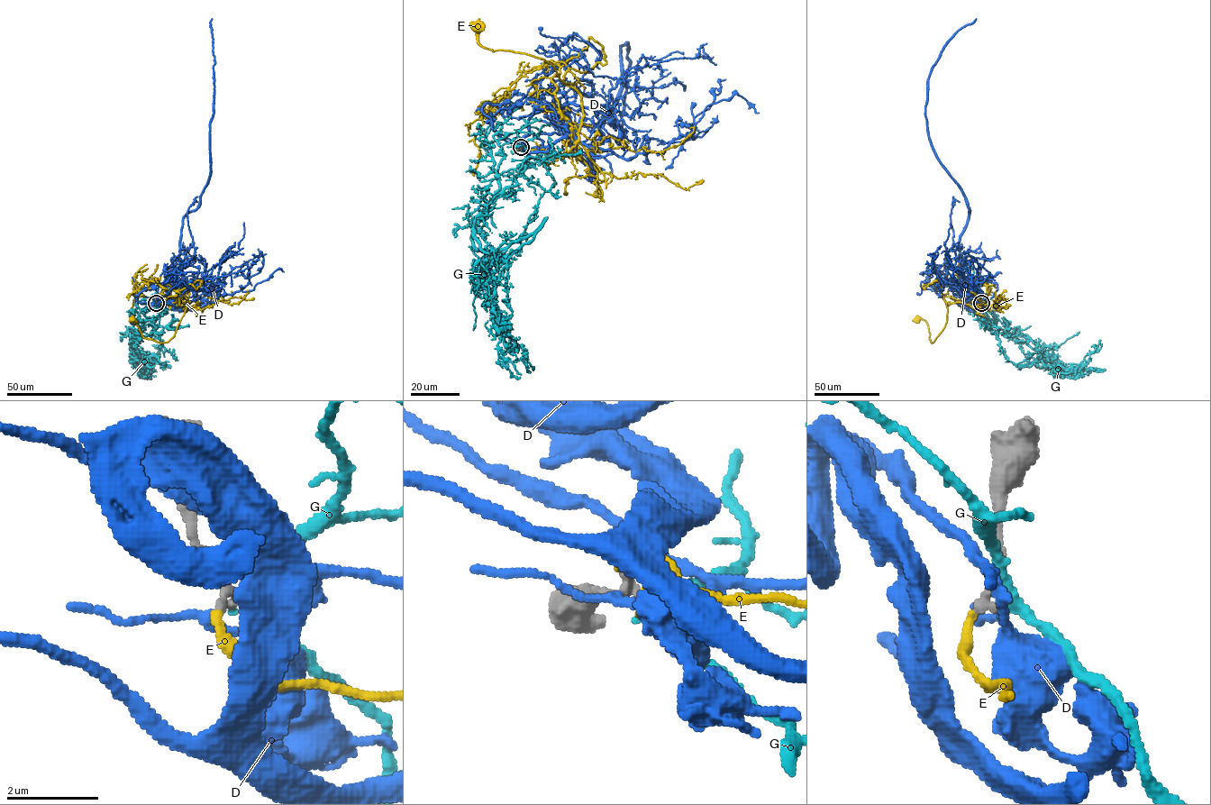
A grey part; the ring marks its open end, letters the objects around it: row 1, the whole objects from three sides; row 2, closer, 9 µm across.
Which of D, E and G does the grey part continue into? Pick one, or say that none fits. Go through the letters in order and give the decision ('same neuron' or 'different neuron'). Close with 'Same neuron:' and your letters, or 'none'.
D: different neuron
E: same neuron
G: different neuron
Same neuron: E

